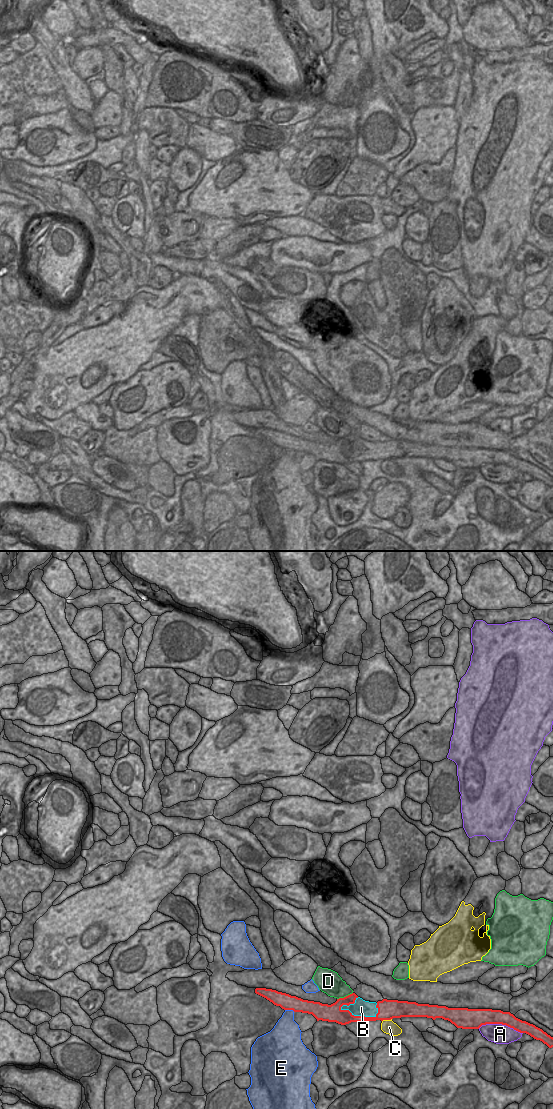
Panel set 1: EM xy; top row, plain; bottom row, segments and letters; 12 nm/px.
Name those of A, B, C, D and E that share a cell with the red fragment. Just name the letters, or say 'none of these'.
none of these

